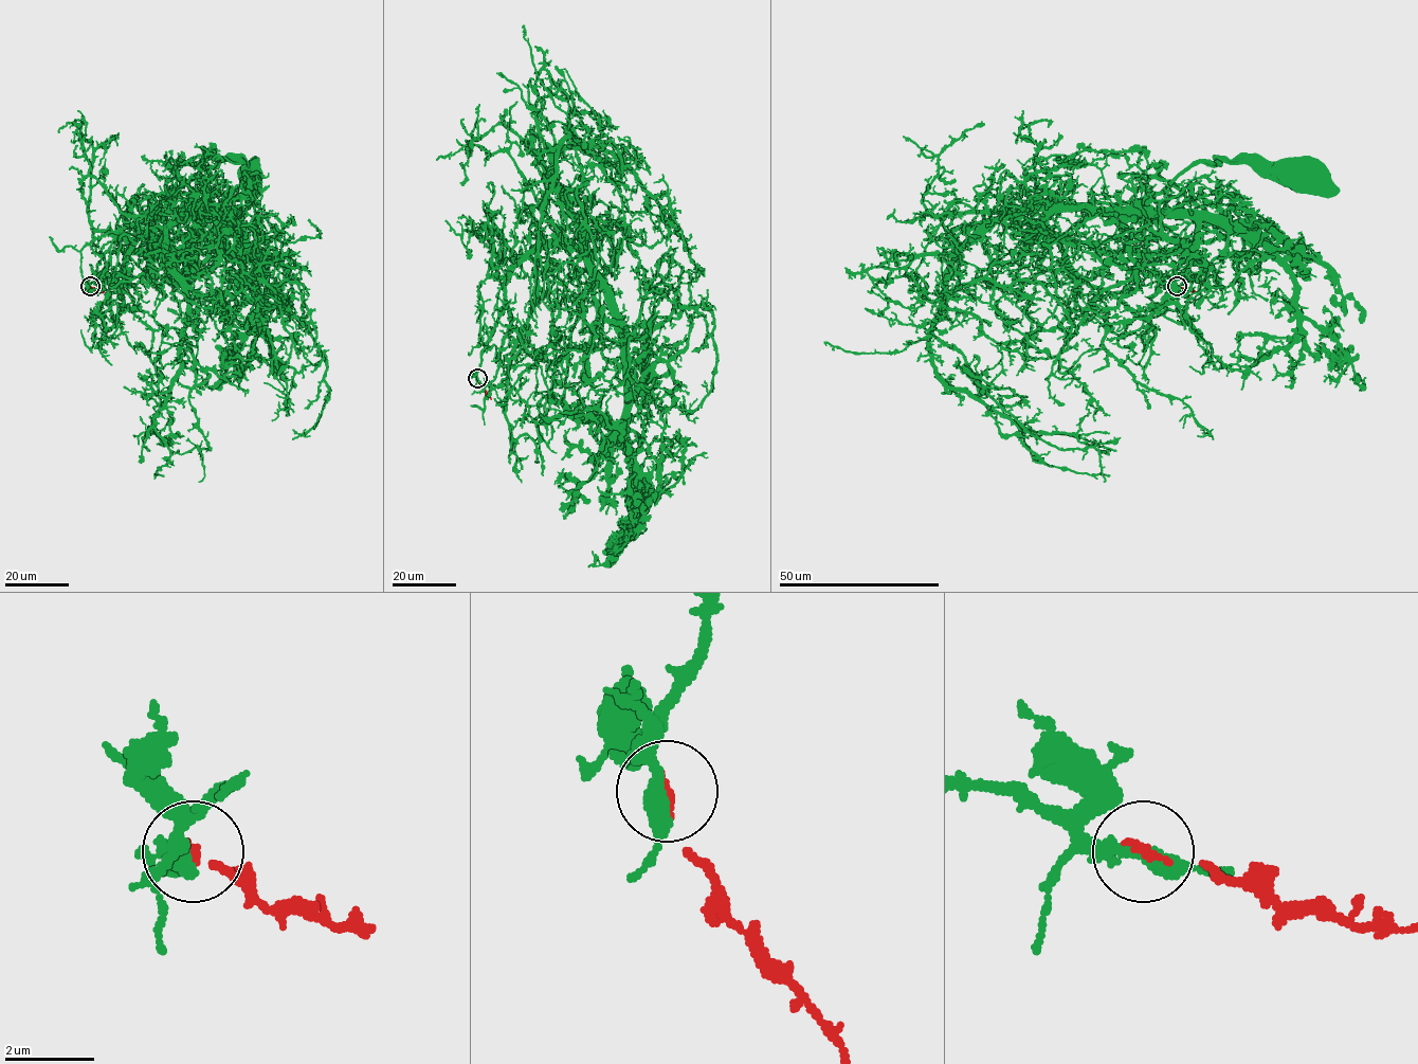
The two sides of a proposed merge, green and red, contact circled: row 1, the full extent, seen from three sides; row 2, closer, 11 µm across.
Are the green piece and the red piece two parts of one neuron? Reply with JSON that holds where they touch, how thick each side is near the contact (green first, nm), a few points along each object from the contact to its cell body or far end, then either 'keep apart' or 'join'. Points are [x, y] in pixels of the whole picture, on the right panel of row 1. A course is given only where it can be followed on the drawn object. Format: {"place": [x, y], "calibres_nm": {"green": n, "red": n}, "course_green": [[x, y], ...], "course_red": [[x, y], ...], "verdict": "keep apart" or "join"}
{"place": [1177, 286], "calibres_nm": {"green": 320, "red": 170}, "course_green": [[1177, 287], [1094, 288], [1046, 219], [1070, 204], [1159, 195], [1198, 163], [1246, 160], [1292, 179]], "course_red": [[1177, 287], [1198, 291]], "verdict": "keep apart"}

